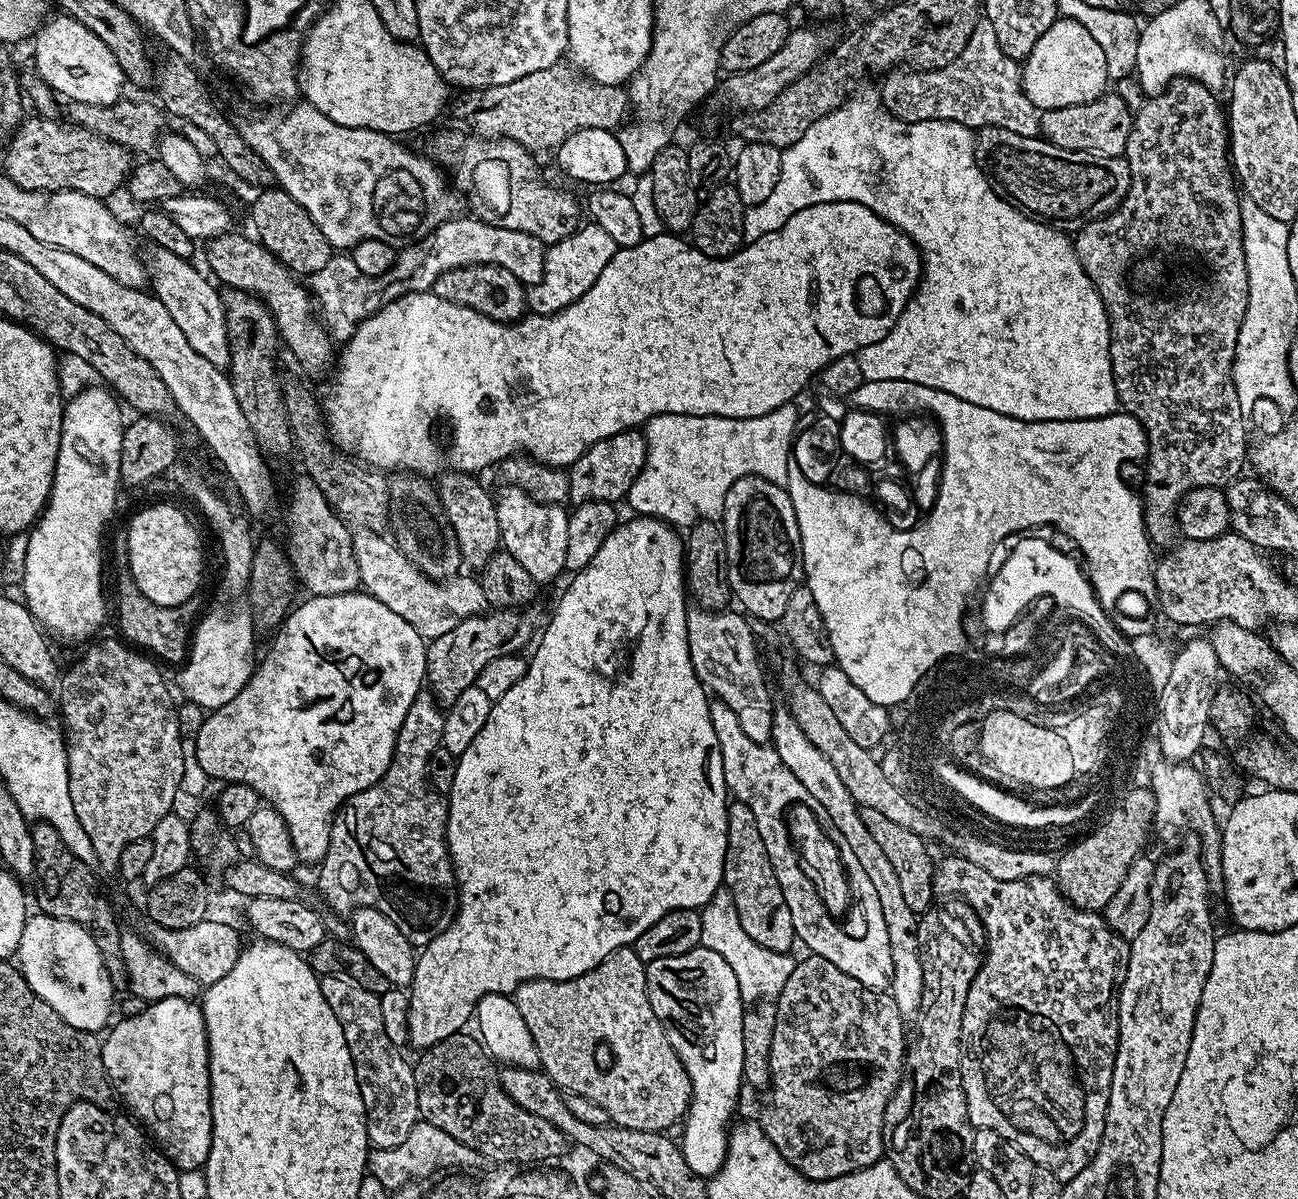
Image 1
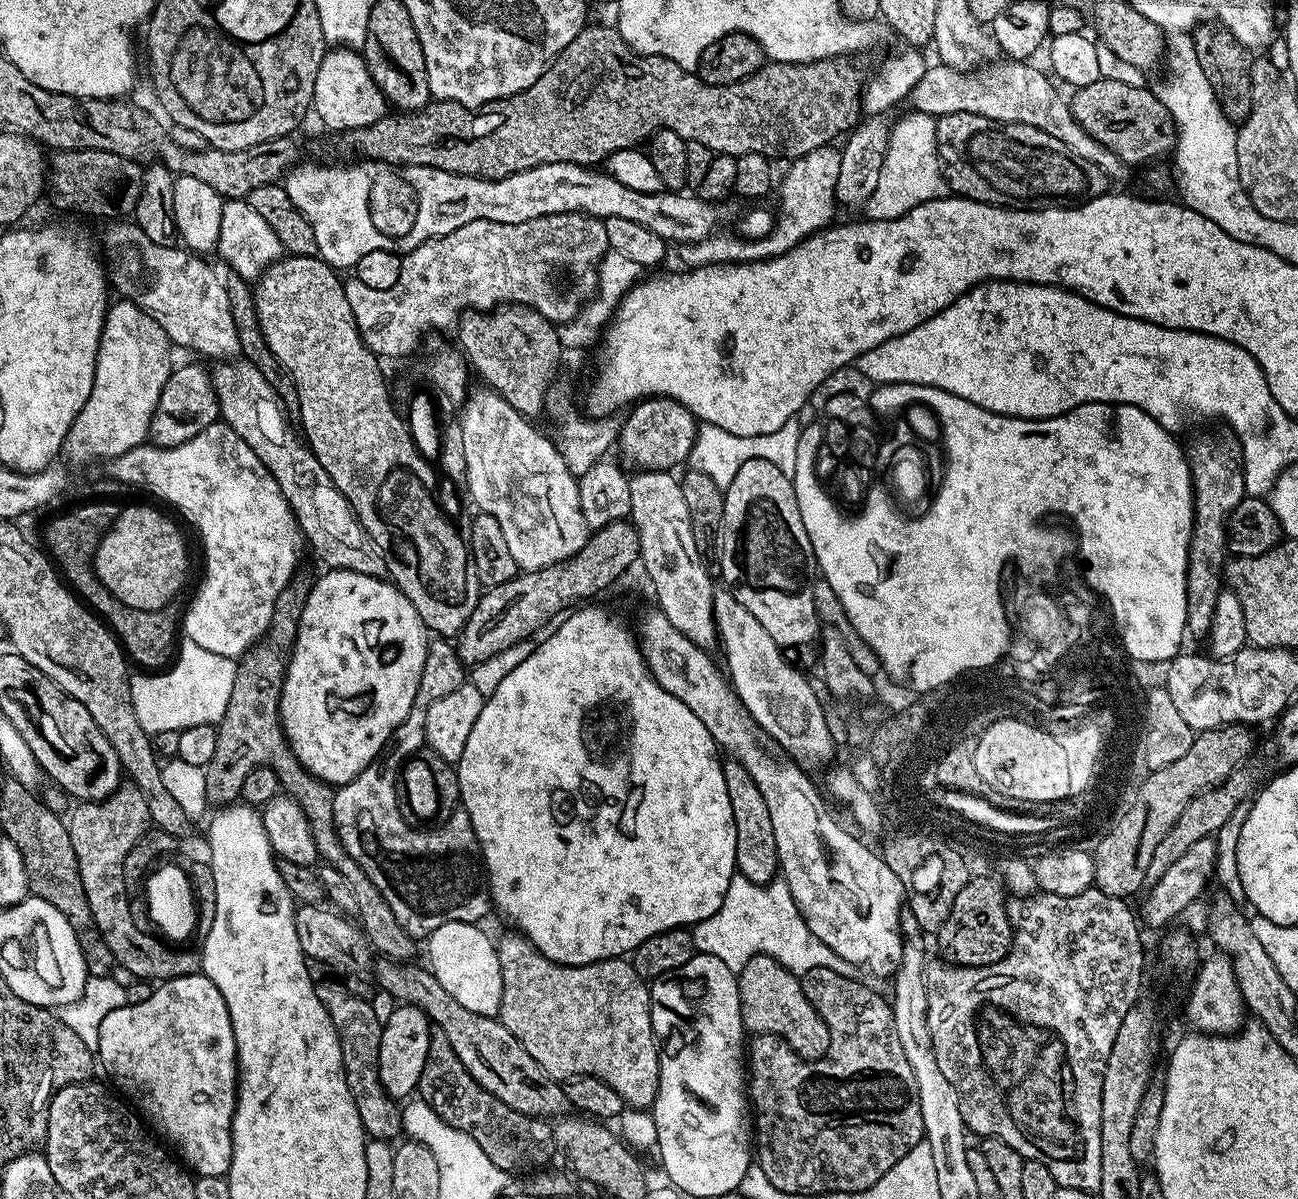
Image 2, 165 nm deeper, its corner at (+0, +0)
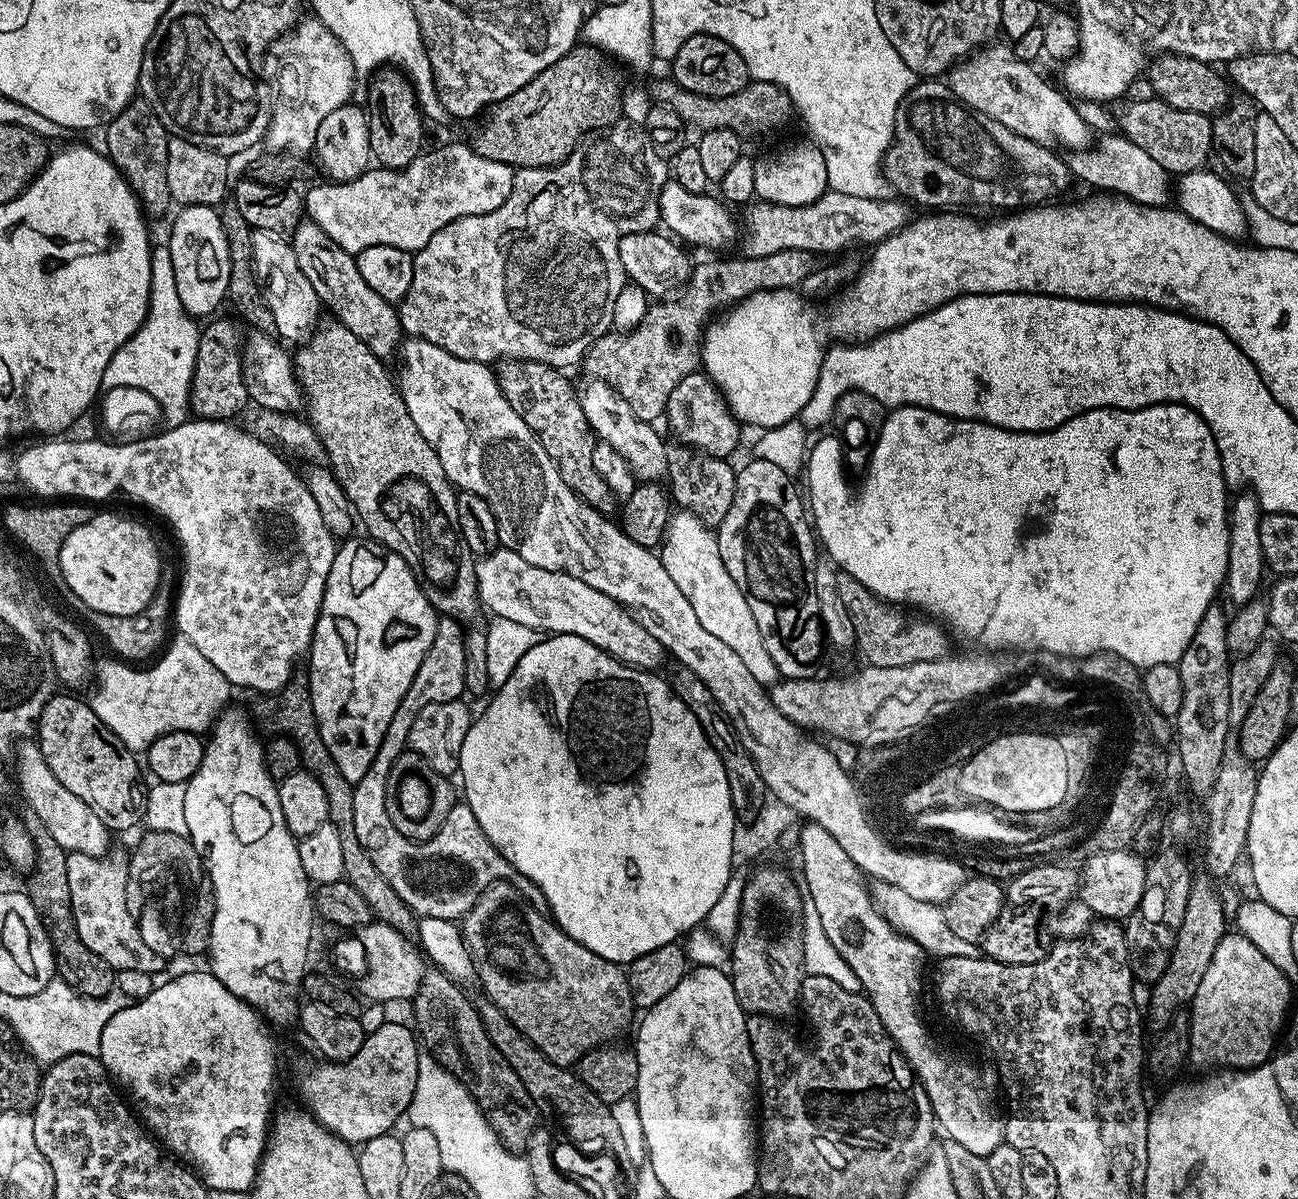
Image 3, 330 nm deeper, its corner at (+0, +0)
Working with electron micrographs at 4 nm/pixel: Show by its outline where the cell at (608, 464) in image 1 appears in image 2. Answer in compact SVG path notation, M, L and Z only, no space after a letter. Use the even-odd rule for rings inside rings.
M653 396L639 401L629 412L632 413L623 417L618 441L618 451L624 455L625 465L640 464L636 466L650 472L666 472L676 470L679 464L687 461L698 421L686 406L665 396Z

